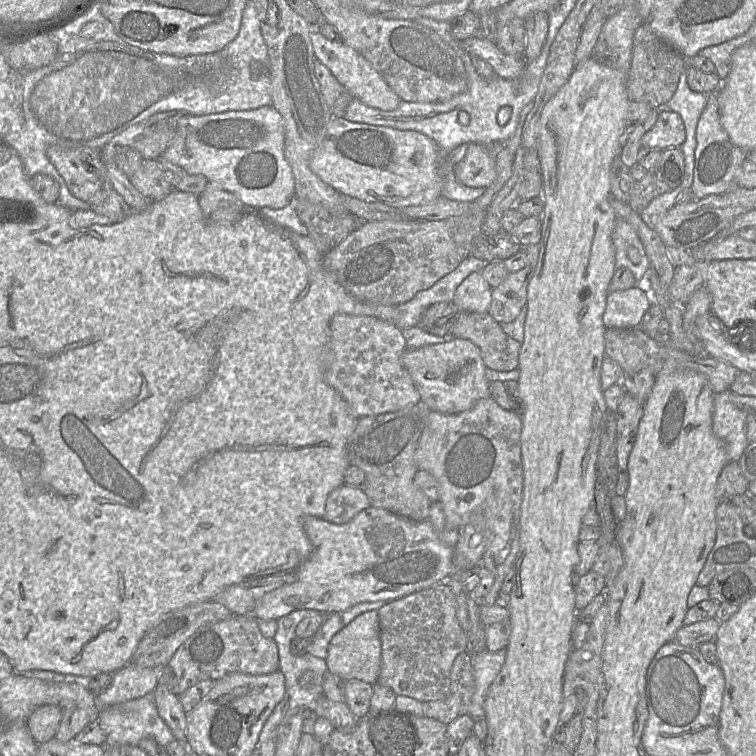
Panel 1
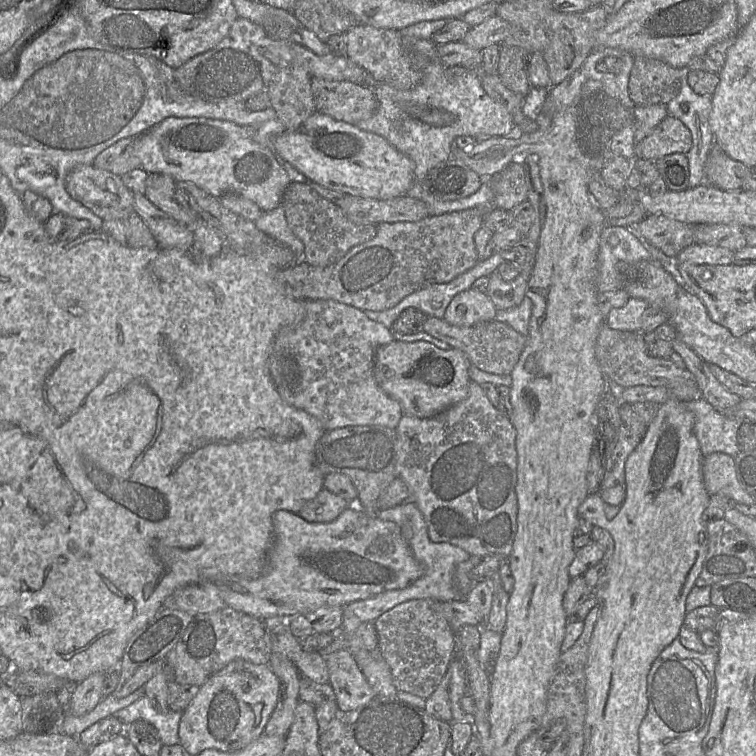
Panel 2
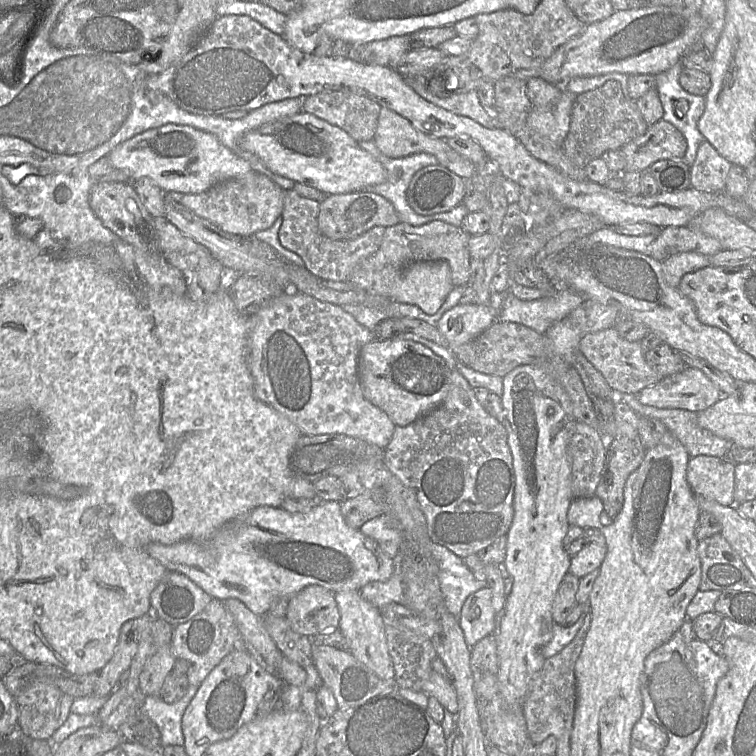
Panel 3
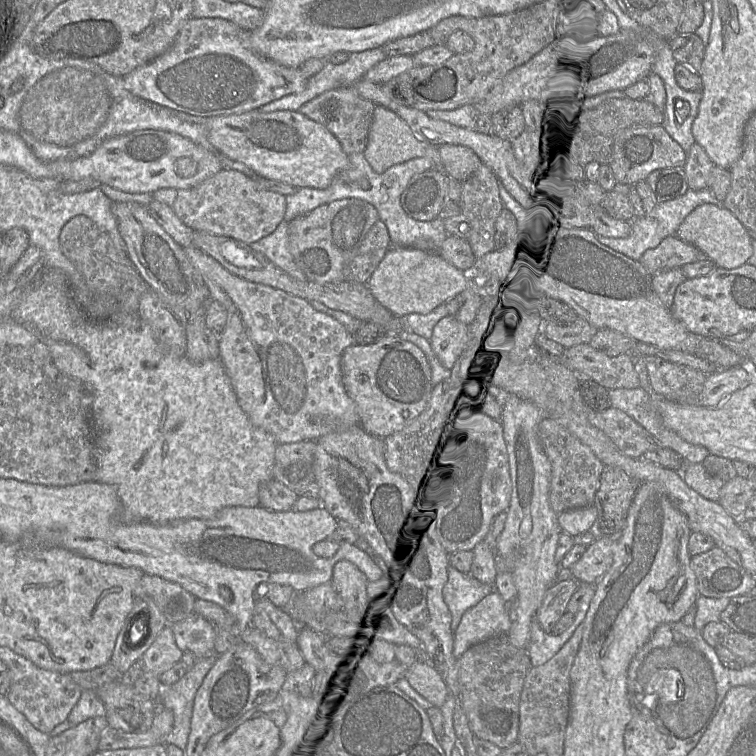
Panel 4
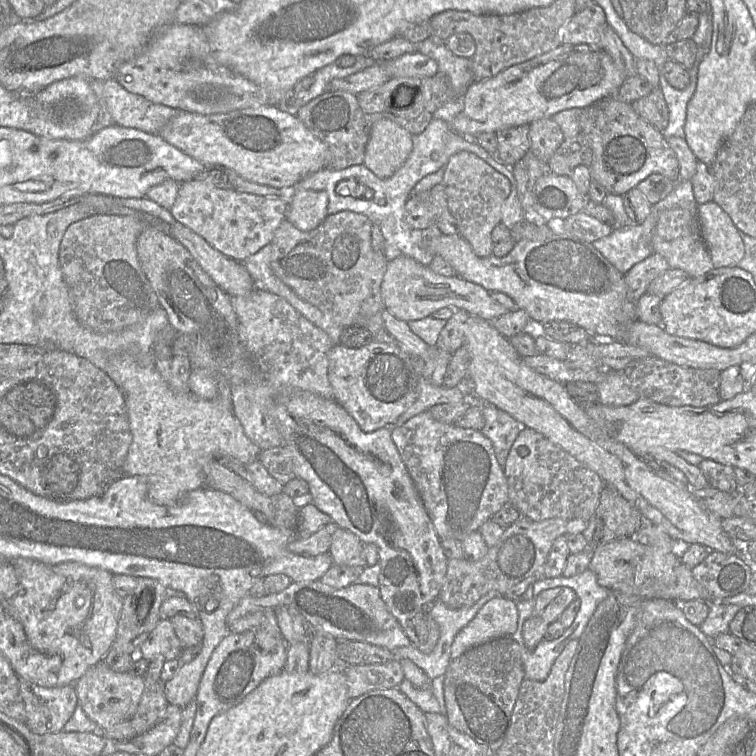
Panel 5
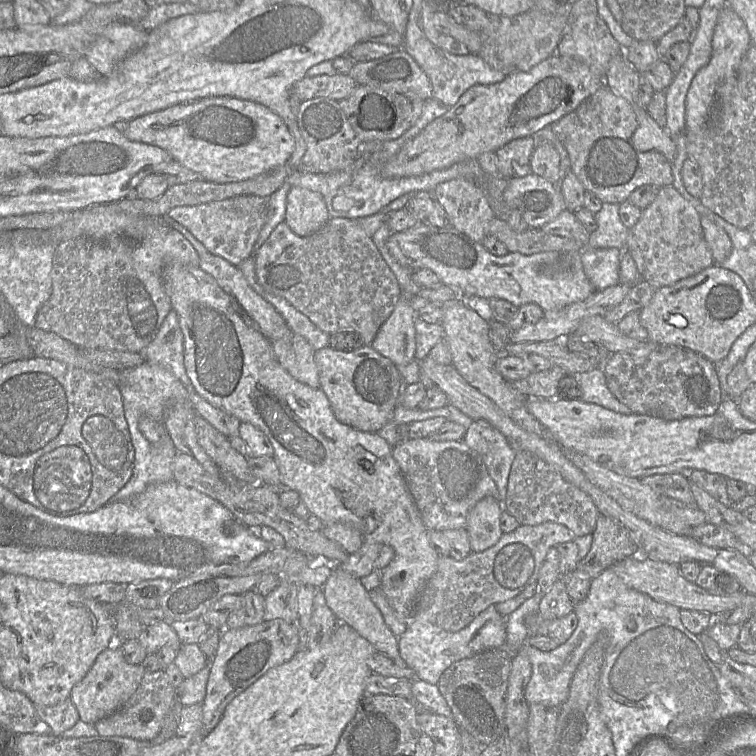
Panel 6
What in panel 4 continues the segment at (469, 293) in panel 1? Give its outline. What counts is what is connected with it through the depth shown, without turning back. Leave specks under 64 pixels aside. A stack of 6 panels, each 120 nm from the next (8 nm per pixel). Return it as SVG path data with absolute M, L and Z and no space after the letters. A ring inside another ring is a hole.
M447 315L439 320L433 329L430 339L432 350L440 363L450 371L461 353L466 349L468 329L469 326L458 321L454 315Z

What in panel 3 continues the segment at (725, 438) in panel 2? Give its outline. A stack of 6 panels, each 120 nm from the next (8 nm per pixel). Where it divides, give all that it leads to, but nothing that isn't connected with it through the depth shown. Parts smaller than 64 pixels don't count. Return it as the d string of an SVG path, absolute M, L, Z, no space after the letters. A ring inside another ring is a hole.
M613 390L613 404L623 402L640 417L661 421L666 429L684 446L690 457L698 455L721 457L730 452L732 443L697 424L697 413L678 408L658 408L642 404L636 394Z

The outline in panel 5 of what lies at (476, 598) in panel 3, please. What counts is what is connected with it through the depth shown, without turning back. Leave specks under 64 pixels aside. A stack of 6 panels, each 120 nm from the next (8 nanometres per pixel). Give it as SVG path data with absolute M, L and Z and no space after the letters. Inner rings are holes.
M502 595L489 600L455 636L450 657L455 660L469 649L495 638L511 636L517 629L516 601Z

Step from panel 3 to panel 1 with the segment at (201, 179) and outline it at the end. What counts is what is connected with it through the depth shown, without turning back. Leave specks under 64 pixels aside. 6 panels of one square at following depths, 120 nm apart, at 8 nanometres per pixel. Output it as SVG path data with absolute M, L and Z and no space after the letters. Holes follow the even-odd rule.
M272 106L248 111L228 111L209 115L183 116L177 124L176 135L161 157L190 174L204 175L211 183L239 197L248 210L269 207L280 209L294 200L294 175L284 151L283 118Z

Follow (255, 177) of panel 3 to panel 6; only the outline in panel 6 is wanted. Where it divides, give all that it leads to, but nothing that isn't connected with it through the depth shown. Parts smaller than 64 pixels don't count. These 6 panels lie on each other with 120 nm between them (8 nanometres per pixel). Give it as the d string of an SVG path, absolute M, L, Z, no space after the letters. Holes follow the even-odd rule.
M241 195L194 206L175 206L168 216L188 229L207 250L238 266L254 254L254 245L268 214L268 197Z

